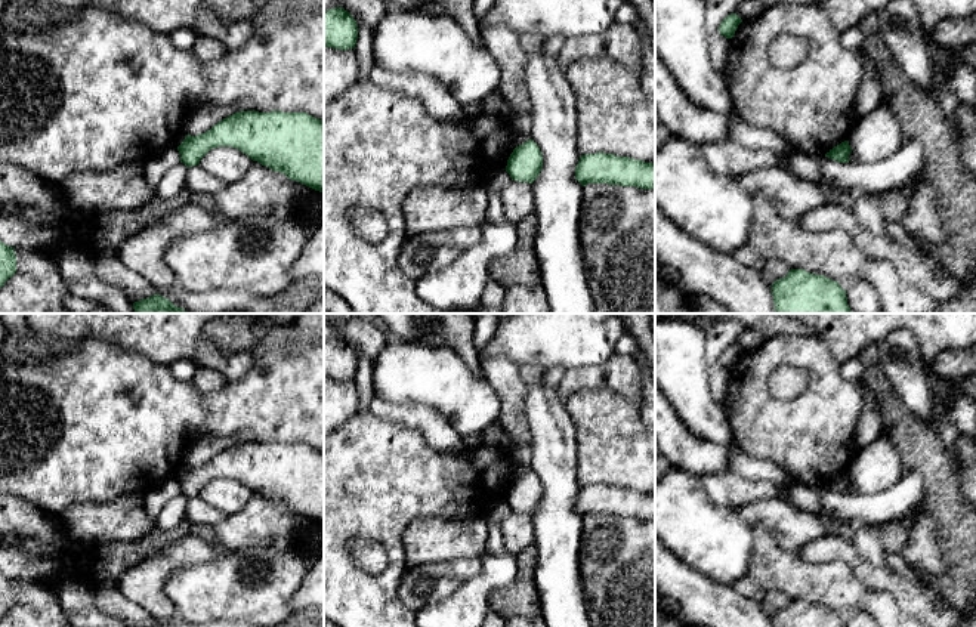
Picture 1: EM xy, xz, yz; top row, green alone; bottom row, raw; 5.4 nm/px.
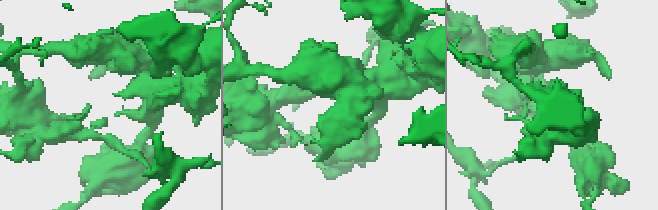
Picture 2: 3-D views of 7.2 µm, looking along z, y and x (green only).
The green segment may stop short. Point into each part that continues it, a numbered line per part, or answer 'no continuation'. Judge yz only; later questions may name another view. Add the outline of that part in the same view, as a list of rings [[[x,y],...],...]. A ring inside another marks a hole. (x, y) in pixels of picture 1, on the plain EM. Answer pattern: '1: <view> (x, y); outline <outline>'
no continuation

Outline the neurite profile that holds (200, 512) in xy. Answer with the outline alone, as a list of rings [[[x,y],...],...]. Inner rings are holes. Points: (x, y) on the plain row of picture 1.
[[[200,495],[188,498],[186,518],[189,523],[214,526],[226,519],[226,515],[204,501]]]

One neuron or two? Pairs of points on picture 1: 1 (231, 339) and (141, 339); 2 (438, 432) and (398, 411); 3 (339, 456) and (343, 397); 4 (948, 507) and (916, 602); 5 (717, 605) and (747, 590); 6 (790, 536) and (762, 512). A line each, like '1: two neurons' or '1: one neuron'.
1: two neurons
2: one neuron
3: two neurons
4: two neurons
5: two neurons
6: one neuron

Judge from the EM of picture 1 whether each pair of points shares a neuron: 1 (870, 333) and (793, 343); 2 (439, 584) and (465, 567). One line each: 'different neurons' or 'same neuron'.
1: different neurons
2: same neuron

